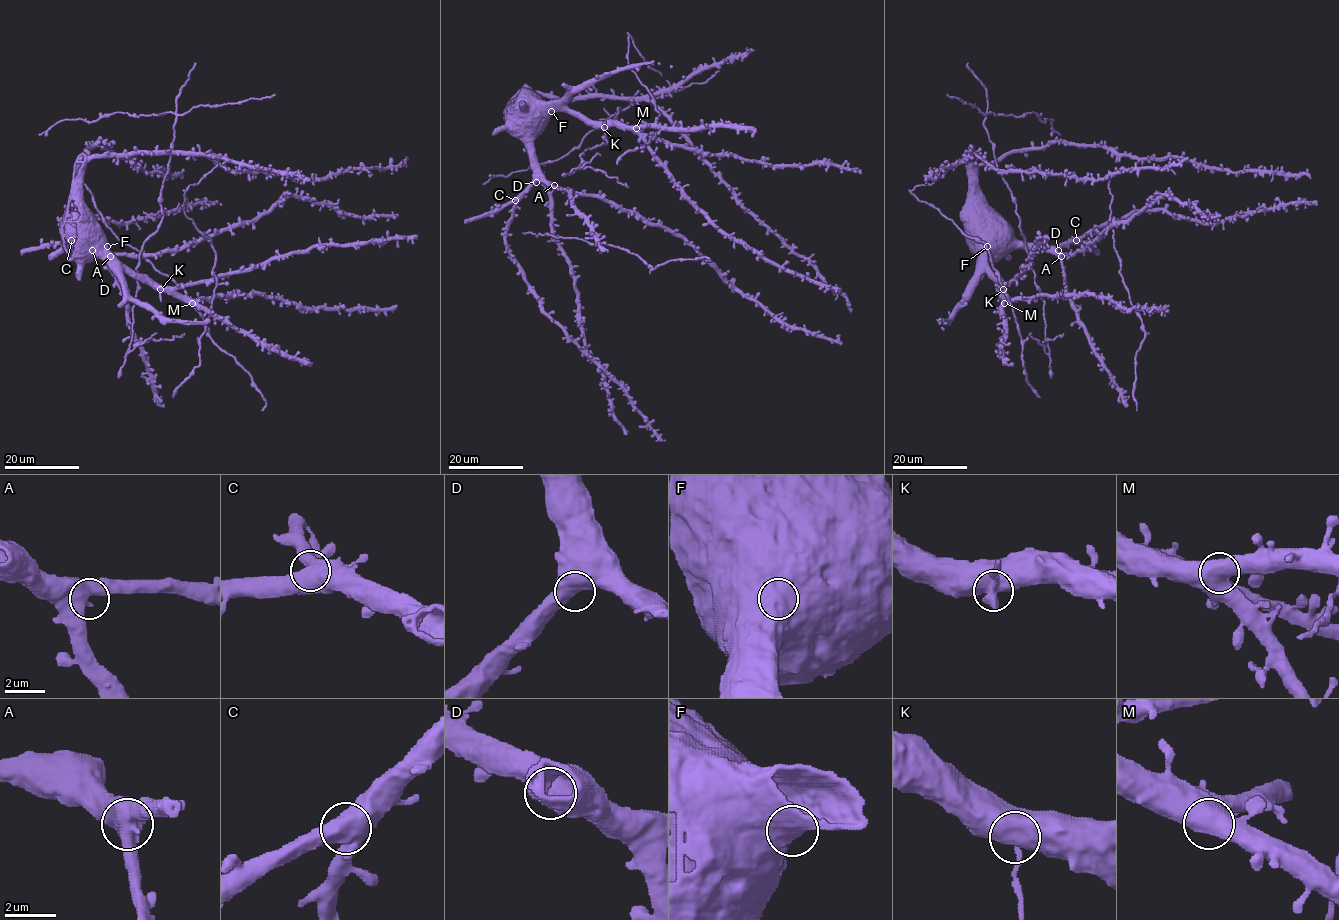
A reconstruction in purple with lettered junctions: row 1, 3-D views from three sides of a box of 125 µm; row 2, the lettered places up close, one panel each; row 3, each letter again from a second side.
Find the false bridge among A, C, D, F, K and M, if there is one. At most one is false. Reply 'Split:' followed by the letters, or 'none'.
Split: K

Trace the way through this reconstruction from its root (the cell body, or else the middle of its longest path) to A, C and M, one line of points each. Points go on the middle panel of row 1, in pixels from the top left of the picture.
A: (519, 95), (521, 91), (528, 94), (534, 118), (534, 166), (554, 185)
C: (519, 95), (521, 91), (528, 94), (534, 118), (534, 174), (533, 182), (515, 200)
M: (519, 95), (521, 91), (531, 91), (548, 105), (564, 107), (580, 118), (618, 121), (636, 128)

